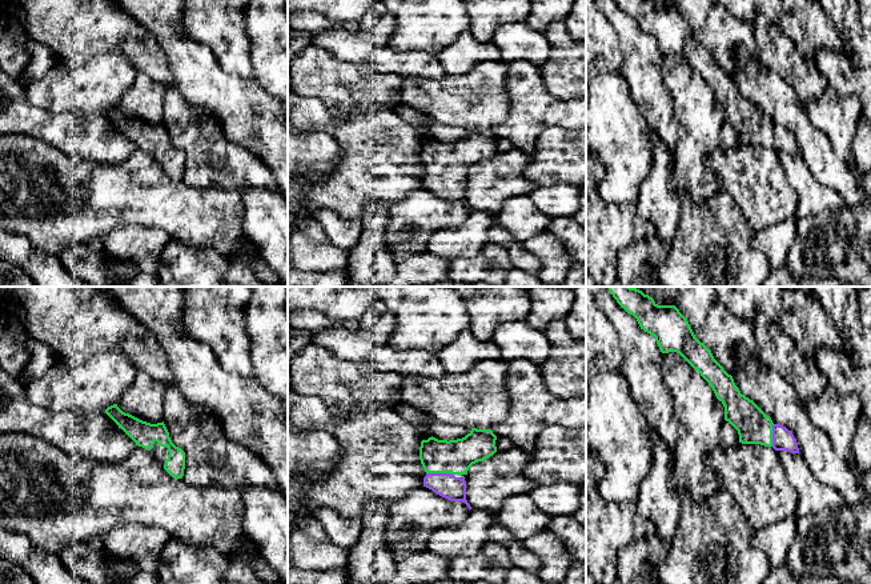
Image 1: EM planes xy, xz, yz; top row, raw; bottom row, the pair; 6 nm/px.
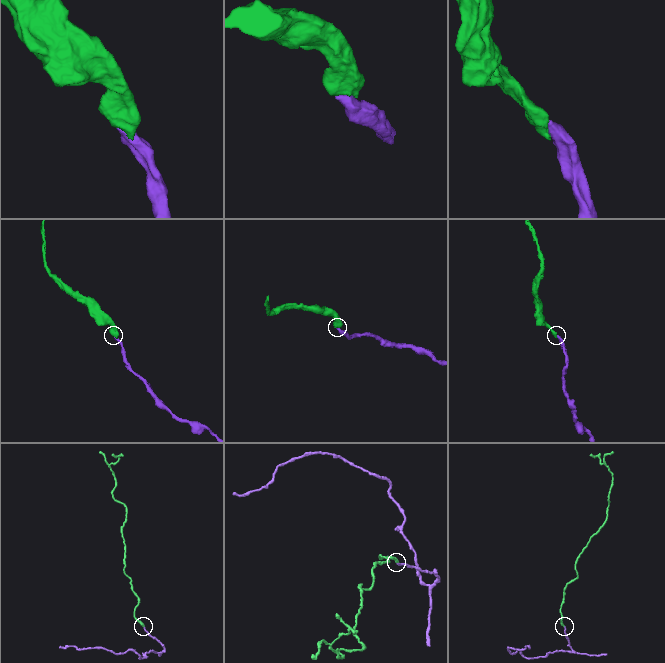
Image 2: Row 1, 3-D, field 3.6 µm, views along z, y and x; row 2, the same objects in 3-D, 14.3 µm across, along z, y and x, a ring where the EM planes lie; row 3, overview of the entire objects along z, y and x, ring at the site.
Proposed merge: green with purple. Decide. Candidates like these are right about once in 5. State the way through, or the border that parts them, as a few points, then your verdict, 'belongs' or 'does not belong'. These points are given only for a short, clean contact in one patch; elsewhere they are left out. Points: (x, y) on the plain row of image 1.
across xz (437, 158), (440, 160), (440, 174), (448, 187) | belongs

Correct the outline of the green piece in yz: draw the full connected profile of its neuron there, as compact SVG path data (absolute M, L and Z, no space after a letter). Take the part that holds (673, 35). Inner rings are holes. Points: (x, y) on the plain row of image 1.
M654 0L615 1L627 15L637 20L641 31L655 39L662 55L679 55L694 71L701 75L701 77L713 89L717 100L723 105L725 121L738 132L739 144L760 145L764 148L772 148L775 152L799 155L798 144L792 133L783 127L774 125L771 119L767 117L752 101L740 95L732 77L728 76L714 60L711 52L695 39L687 20L675 7L658 7Z

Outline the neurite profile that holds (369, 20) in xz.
M368 9L364 16L358 20L360 29L369 31L376 27L378 23L378 16L374 15L370 9Z

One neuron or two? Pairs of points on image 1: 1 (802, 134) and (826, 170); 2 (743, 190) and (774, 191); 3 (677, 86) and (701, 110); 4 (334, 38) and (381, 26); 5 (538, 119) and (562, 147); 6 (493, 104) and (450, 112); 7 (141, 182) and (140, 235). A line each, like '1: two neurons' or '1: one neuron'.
1: one neuron
2: one neuron
3: one neuron
4: one neuron
5: two neurons
6: one neuron
7: two neurons

